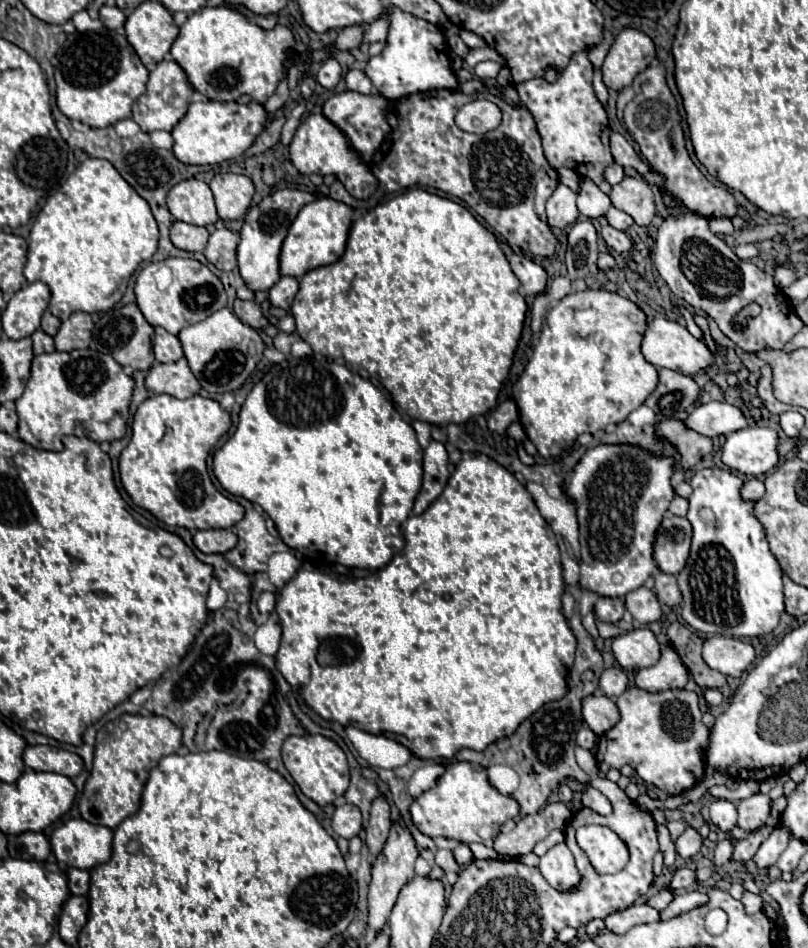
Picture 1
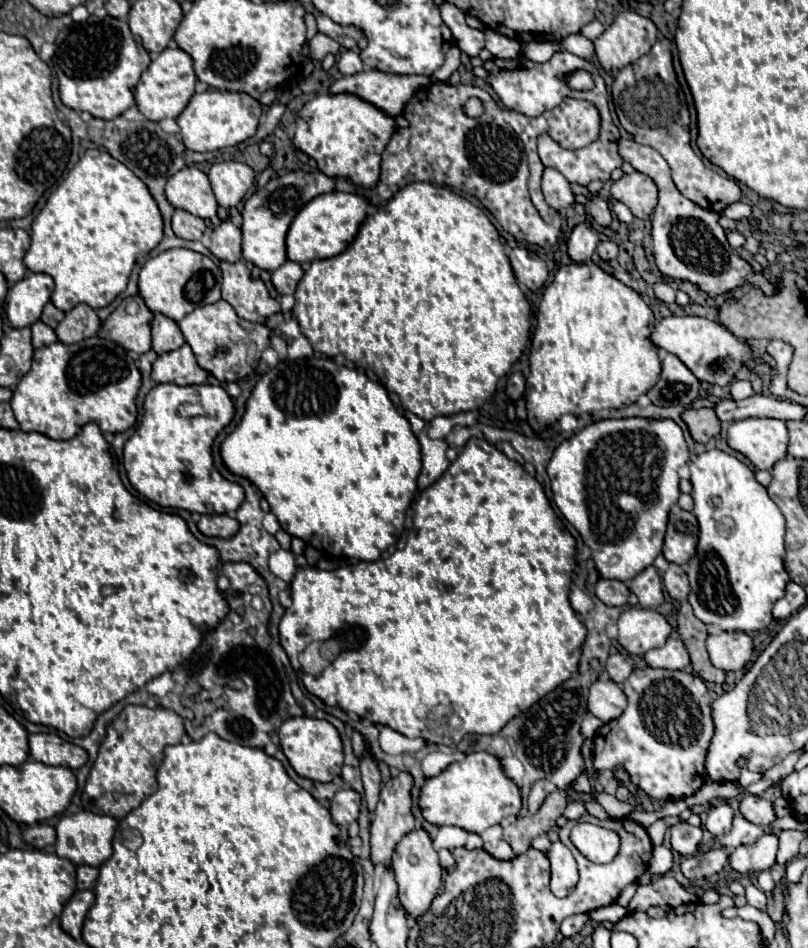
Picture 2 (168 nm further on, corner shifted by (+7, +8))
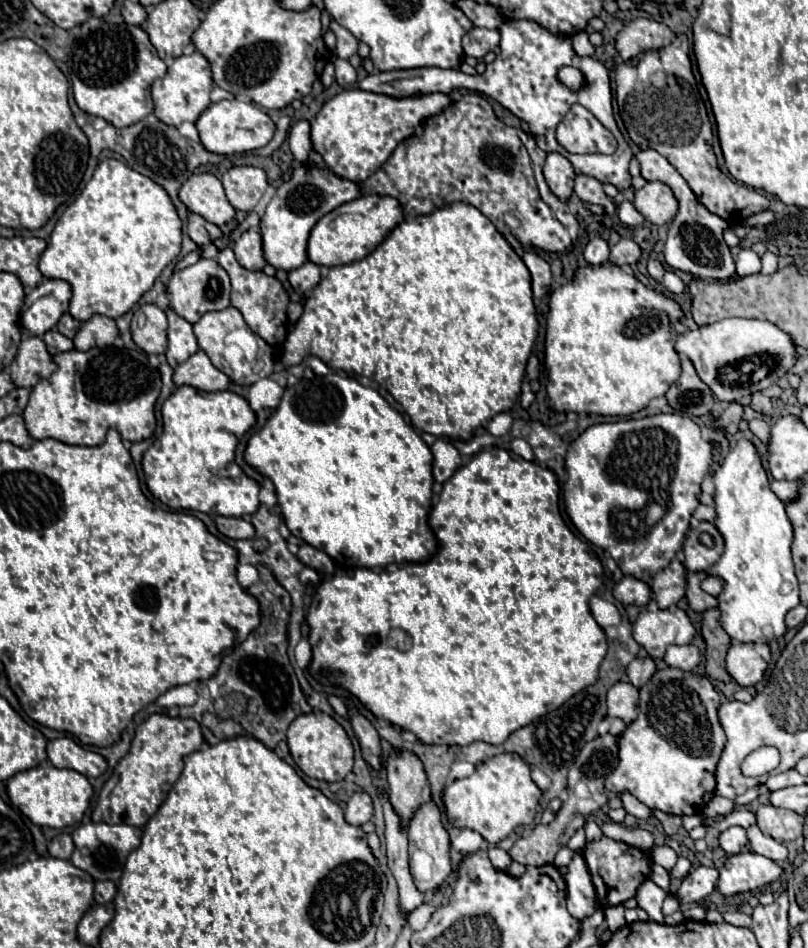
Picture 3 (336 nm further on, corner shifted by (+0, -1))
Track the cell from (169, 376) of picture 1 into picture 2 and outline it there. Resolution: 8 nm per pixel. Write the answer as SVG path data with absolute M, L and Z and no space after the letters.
M188 344L180 350L158 356L152 366L154 382L172 382L172 384L204 384L208 380L208 372L198 366L194 352Z

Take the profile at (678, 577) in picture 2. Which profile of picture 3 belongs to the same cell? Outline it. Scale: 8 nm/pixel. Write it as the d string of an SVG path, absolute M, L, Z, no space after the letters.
M703 571L699 573L687 573L687 591L685 591L685 599L687 599L687 605L693 609L693 611L707 611L711 607L715 607L715 597L711 597L709 593L705 593L701 589L701 581L705 579L707 575Z

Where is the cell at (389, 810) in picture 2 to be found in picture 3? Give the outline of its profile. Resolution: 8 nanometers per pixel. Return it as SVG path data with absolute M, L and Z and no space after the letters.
M399 753L395 759L387 759L389 801L401 819L401 827L407 829L411 817L427 801L427 775L421 761L413 753Z

